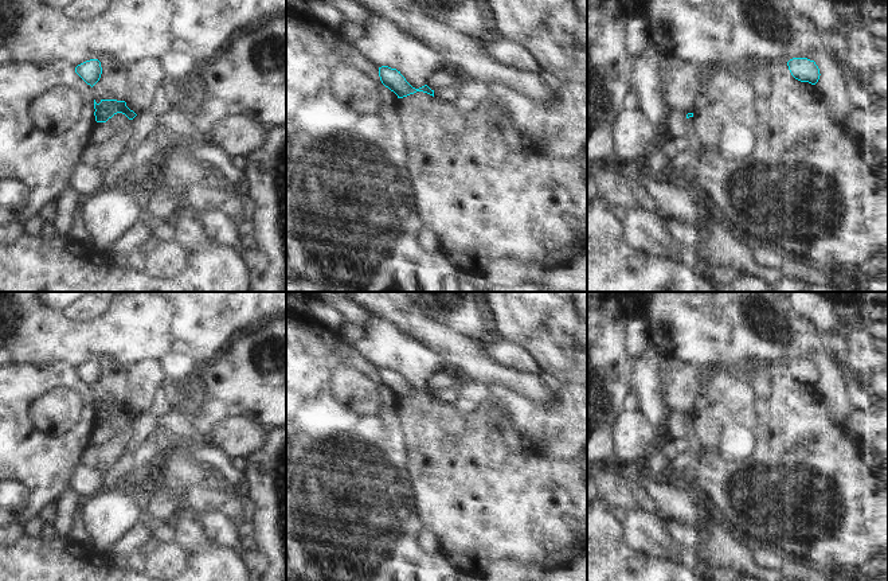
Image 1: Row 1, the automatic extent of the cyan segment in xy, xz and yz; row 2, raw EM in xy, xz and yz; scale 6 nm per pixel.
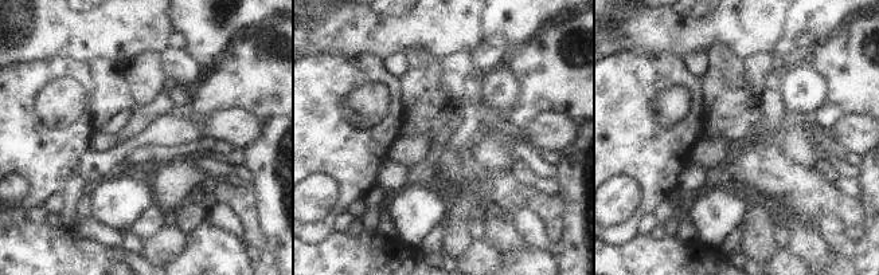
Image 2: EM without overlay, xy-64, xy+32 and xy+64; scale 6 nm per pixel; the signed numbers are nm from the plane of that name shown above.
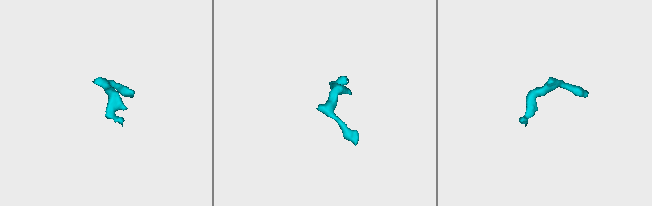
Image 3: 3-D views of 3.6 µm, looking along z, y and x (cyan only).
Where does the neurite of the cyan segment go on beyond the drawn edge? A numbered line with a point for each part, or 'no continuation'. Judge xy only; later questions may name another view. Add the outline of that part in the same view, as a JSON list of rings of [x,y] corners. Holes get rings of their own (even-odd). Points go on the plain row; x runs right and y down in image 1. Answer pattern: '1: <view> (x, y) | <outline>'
no continuation

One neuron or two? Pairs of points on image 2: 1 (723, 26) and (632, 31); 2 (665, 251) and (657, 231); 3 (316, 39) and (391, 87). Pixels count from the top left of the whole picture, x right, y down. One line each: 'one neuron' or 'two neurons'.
1: one neuron
2: two neurons
3: two neurons

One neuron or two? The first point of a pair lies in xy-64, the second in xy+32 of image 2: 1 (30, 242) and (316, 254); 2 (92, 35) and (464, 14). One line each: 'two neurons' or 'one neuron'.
1: one neuron
2: one neuron

